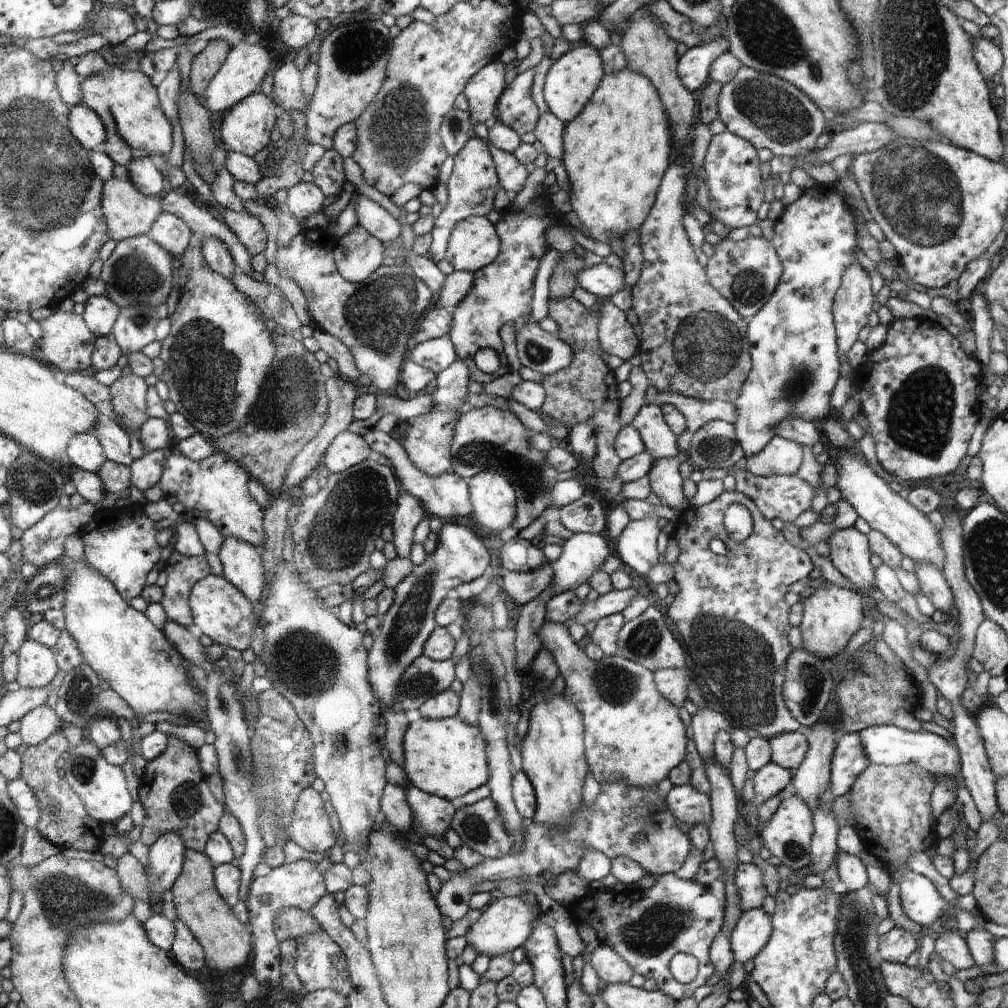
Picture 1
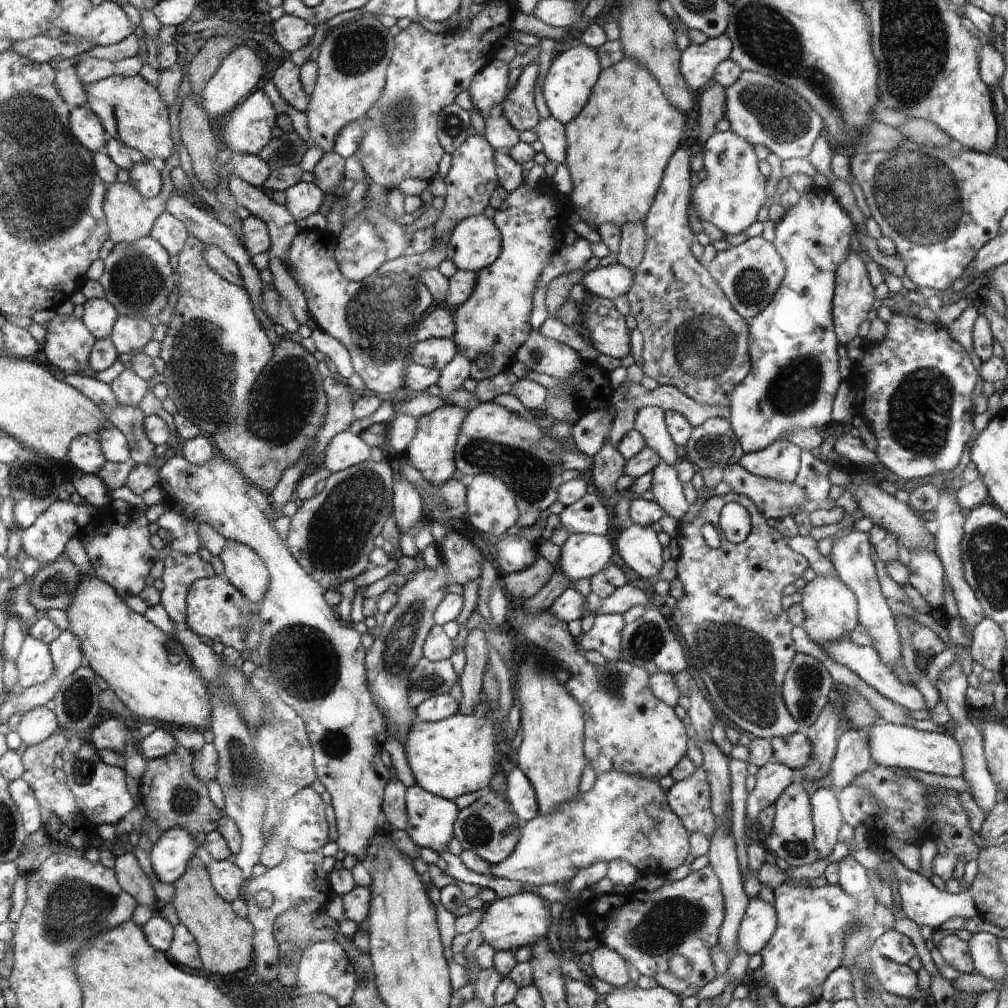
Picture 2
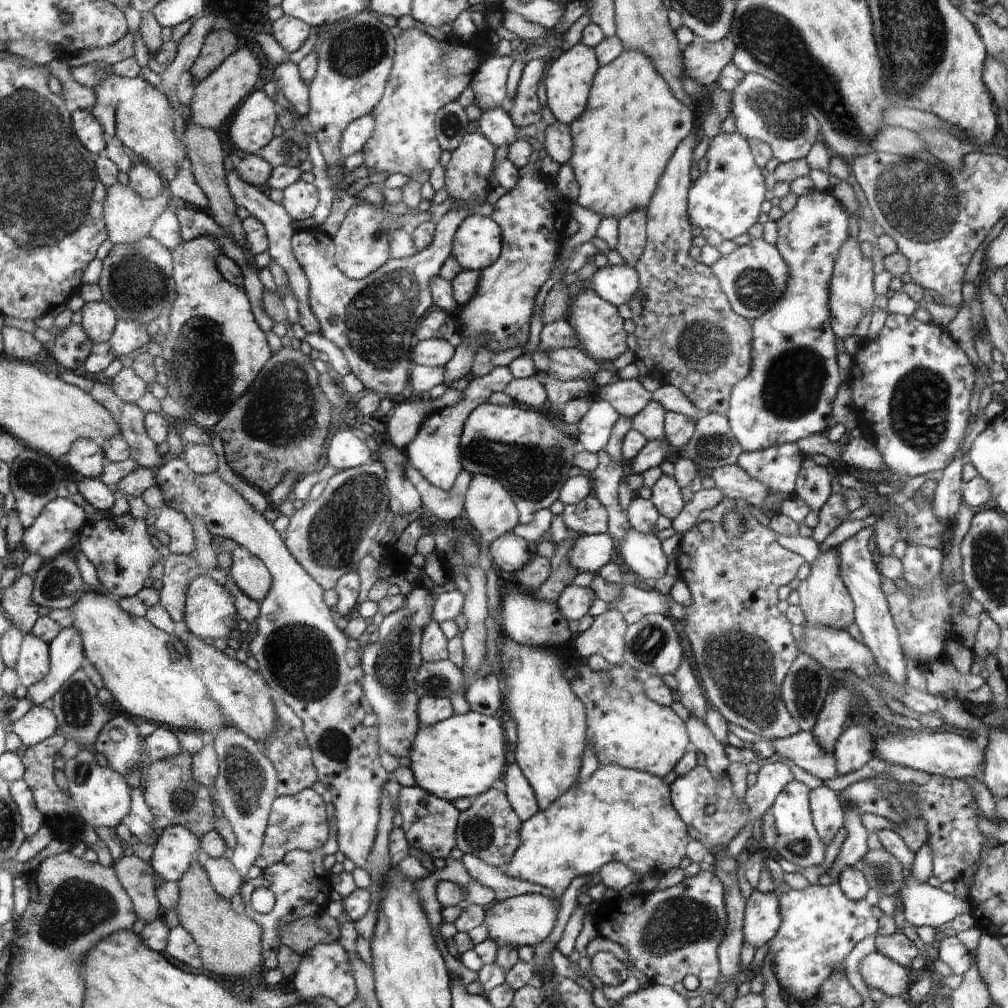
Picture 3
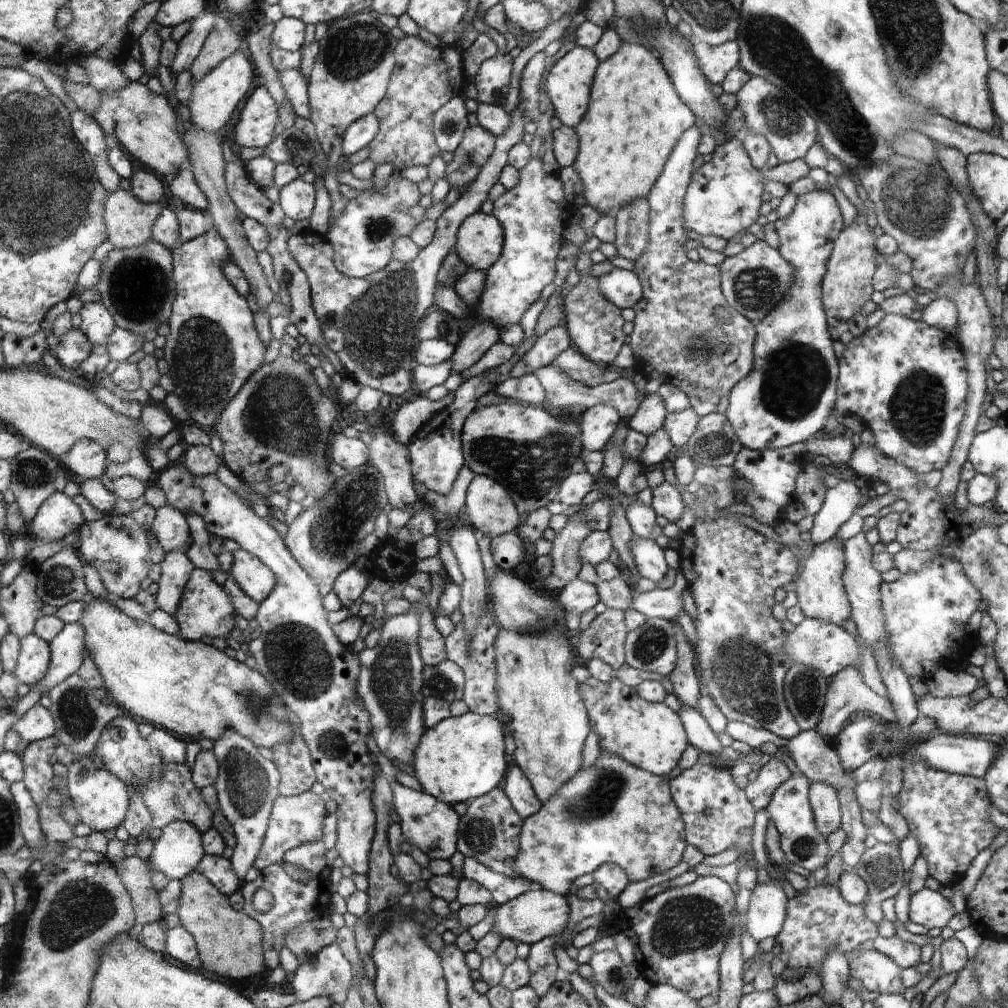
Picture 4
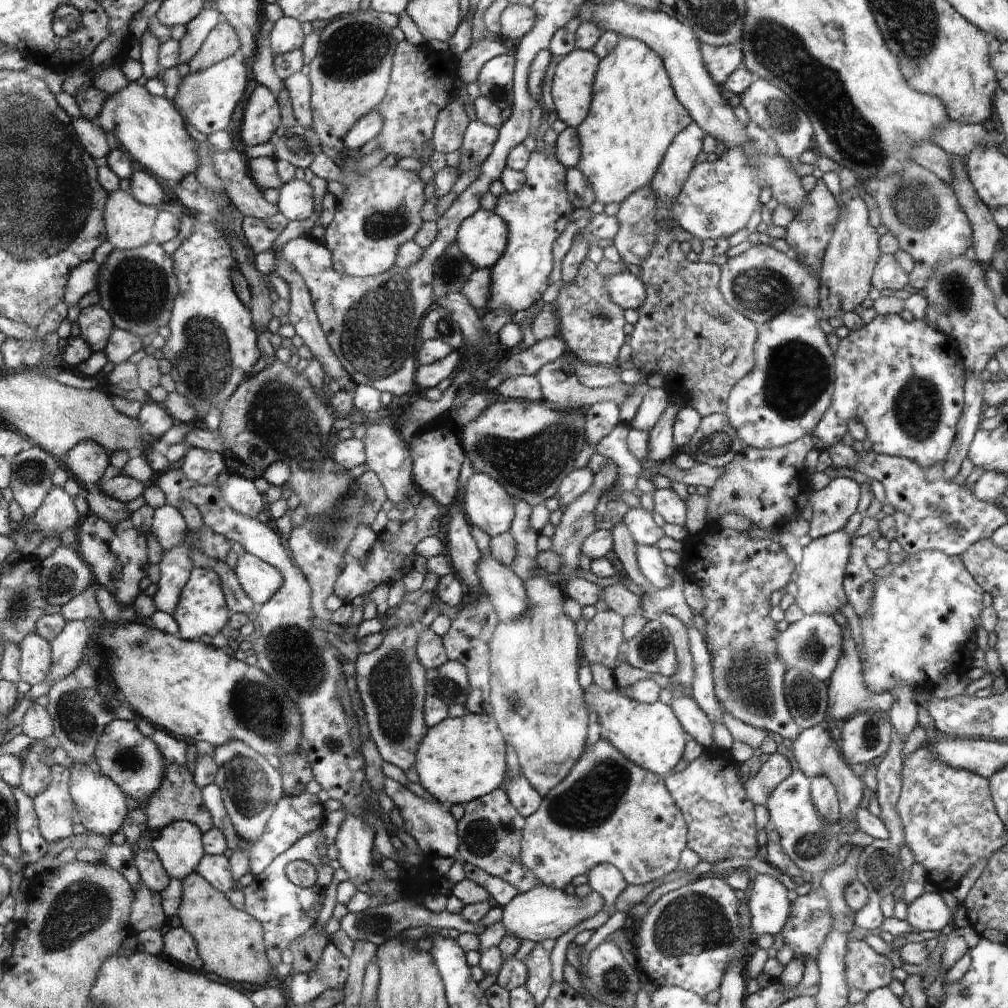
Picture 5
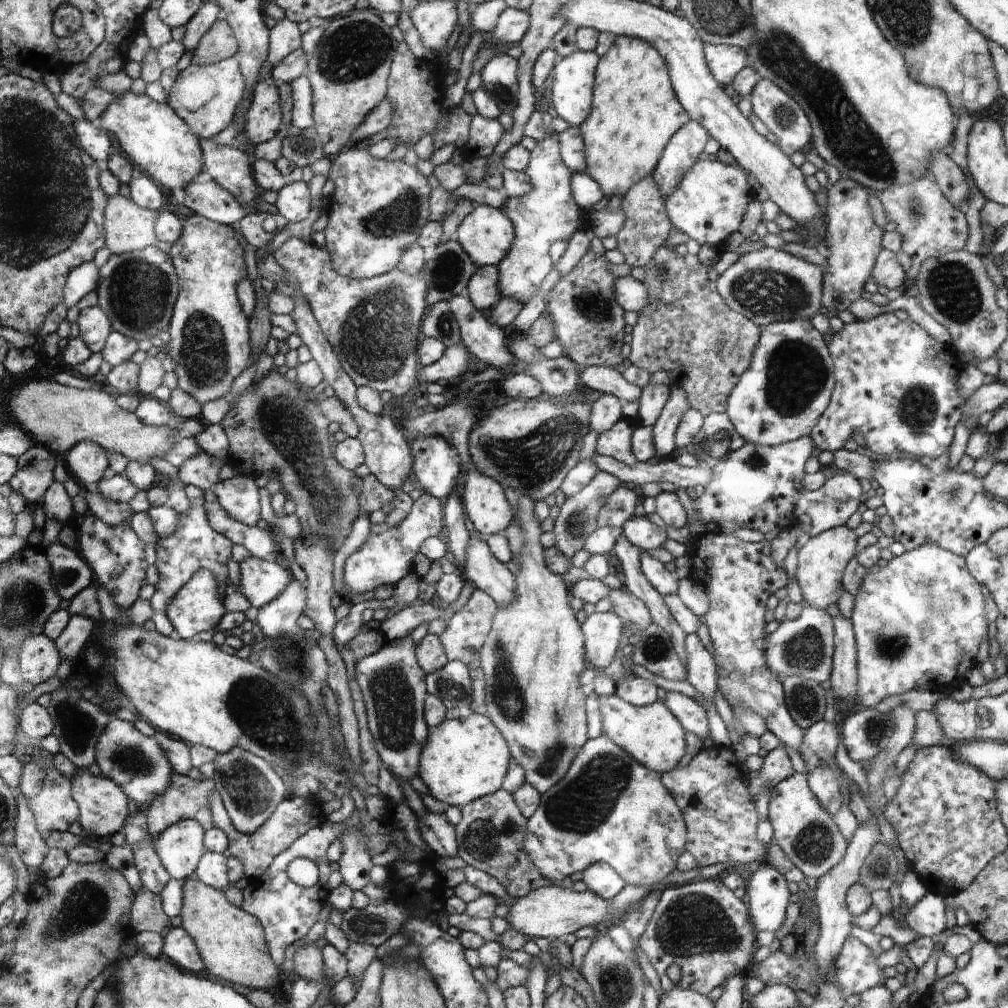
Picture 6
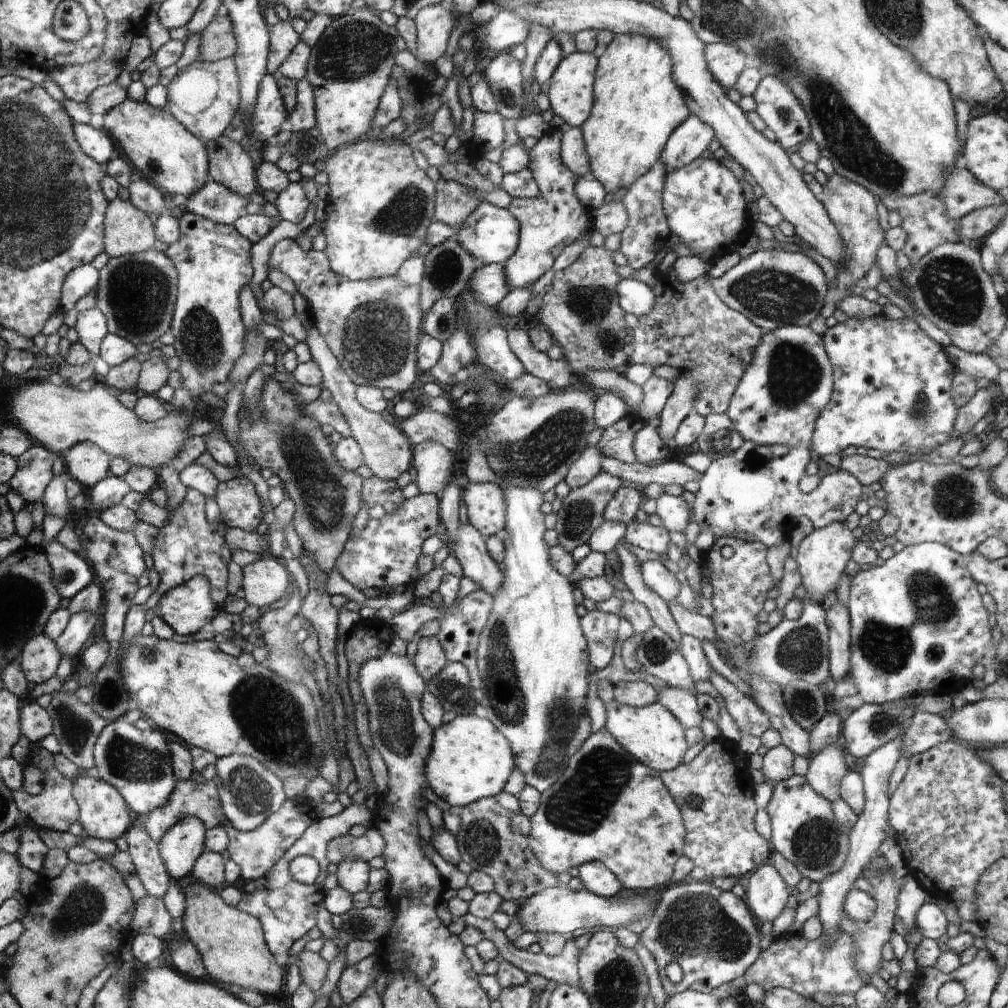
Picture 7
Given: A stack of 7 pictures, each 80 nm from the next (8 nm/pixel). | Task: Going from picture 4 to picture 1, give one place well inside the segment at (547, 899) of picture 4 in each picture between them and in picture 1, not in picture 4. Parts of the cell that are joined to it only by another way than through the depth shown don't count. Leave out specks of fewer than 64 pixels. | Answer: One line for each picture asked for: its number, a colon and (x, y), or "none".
1: (508, 922)
2: (508, 923)
3: (528, 919)

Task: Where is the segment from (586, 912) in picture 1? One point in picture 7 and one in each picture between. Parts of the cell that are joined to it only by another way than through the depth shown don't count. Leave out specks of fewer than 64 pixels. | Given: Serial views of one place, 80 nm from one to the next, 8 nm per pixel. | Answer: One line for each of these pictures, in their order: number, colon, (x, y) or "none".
2: (685, 917)
3: (669, 933)
4: (679, 935)
5: (687, 938)
6: (703, 928)
7: (710, 933)

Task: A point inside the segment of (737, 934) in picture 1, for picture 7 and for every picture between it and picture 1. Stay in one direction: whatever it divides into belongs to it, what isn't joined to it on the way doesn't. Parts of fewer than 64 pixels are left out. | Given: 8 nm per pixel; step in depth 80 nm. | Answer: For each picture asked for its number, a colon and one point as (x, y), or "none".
2: (756, 929)
3: (763, 916)
4: (767, 909)
5: (769, 906)
6: (767, 893)
7: (767, 893)

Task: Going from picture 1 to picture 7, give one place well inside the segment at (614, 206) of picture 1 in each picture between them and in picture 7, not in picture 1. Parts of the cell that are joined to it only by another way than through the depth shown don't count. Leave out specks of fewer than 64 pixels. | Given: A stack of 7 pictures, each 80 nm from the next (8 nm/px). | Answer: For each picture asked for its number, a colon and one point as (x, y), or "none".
2: (619, 146)
3: (633, 124)
4: (634, 119)
5: (635, 116)
6: (635, 112)
7: (637, 105)

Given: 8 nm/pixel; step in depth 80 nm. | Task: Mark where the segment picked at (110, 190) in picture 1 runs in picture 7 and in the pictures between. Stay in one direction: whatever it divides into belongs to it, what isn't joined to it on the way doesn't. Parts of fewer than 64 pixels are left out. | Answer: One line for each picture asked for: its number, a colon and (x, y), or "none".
2: (131, 215)
3: (130, 217)
4: (130, 221)
5: (130, 224)
6: (129, 227)
7: (129, 230)

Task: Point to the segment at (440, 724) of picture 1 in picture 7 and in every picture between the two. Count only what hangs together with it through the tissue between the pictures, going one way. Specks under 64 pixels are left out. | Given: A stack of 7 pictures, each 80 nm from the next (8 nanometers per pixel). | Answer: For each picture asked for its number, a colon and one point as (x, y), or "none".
2: (456, 755)
3: (461, 756)
4: (459, 759)
5: (461, 759)
6: (466, 758)
7: (470, 759)

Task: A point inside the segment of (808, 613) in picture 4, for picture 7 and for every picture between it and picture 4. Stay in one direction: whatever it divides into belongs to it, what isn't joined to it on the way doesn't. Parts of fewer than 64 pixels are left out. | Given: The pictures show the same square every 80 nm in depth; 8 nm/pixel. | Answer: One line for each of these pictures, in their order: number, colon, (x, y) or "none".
5: (820, 573)
6: (822, 560)
7: (823, 555)

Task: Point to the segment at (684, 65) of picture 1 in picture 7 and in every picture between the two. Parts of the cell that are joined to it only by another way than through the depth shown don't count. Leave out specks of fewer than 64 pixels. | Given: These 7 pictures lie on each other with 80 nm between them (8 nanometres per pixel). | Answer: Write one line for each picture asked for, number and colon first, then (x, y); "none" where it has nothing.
2: (699, 62)
3: (704, 61)
4: (714, 62)
5: (721, 62)
6: (725, 62)
7: (726, 62)

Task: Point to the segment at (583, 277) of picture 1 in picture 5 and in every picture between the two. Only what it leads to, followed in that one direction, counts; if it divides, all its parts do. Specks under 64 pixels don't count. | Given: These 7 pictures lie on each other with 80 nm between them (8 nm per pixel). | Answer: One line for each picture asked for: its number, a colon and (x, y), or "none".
2: (611, 281)
3: (617, 284)
4: (622, 287)
5: (627, 290)

